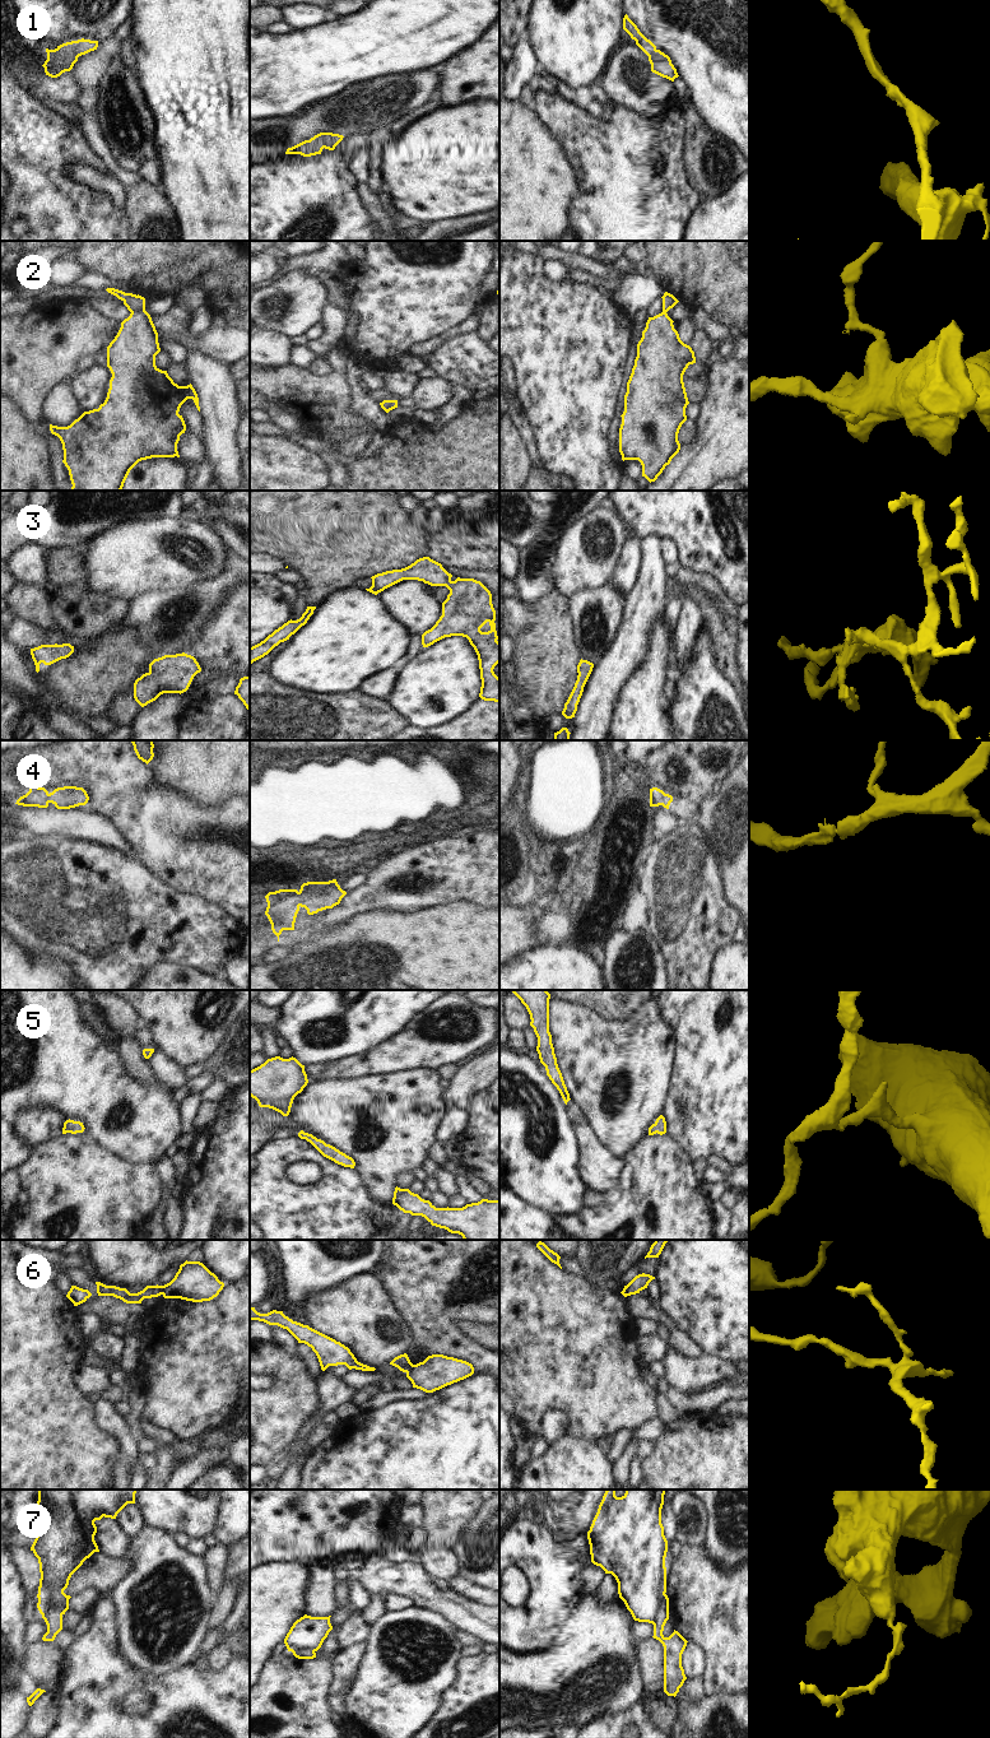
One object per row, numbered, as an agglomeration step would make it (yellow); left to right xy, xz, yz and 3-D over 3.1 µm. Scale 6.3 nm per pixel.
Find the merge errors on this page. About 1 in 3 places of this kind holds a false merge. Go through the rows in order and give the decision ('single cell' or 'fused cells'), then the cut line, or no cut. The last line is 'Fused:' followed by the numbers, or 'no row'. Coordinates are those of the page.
1: single cell; no cut
2: fused cells; cut in xy along (144, 310), (131, 312)
3: single cell; no cut
4: single cell; no cut
5: single cell; no cut
6: fused cells; cut in xy along (161, 1286), (163, 1293)
7: fused cells; cut in yz along (665, 1594), (656, 1620), (652, 1623)
Fused: 2, 6, 7

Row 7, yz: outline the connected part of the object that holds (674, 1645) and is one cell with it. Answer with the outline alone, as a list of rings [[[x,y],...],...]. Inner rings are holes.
[[[665,1594],[654,1623],[652,1637],[659,1640],[664,1646],[664,1692],[668,1696],[675,1697],[687,1679],[682,1667],[682,1654],[688,1641],[675,1630],[669,1637],[663,1635],[668,1620],[669,1598]]]

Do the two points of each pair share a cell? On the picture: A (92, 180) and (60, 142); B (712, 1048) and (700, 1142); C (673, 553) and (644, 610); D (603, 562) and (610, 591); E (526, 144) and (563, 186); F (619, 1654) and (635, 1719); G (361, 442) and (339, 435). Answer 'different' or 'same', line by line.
A: different
B: same
C: different
D: different
E: same
F: different
G: different

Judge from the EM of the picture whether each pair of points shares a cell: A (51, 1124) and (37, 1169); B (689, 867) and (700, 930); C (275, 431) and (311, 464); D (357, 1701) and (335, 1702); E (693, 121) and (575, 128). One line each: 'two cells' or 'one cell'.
A: two cells
B: one cell
C: two cells
D: two cells
E: two cells

